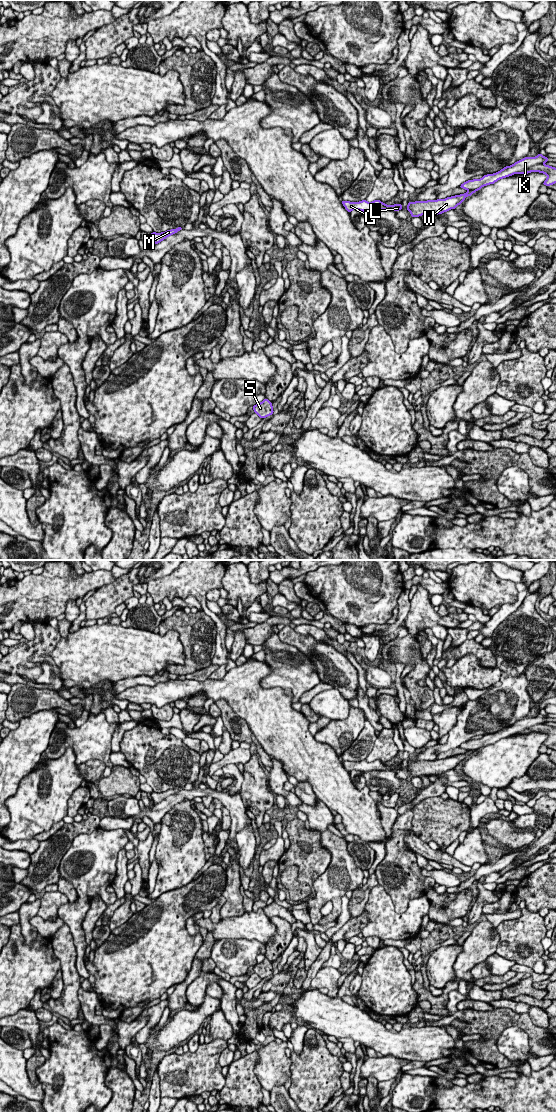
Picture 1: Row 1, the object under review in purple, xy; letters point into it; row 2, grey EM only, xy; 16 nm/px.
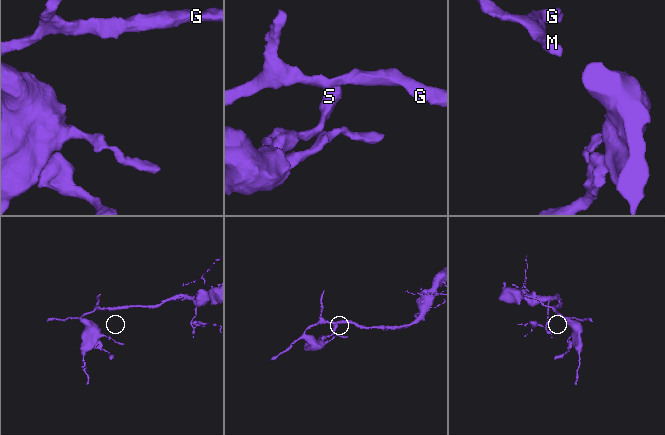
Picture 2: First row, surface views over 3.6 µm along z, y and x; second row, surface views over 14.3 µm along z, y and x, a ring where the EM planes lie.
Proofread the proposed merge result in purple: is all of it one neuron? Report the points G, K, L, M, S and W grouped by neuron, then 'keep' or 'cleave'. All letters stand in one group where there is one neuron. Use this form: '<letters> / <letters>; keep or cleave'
G L M S W / K; cleave

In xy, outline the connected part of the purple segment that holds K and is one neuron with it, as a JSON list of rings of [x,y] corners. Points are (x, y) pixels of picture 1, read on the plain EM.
[[[540,713],[536,717],[532,717],[532,718],[527,716],[515,722],[513,725],[504,727],[503,729],[501,729],[496,733],[484,735],[480,739],[468,740],[463,744],[461,744],[460,748],[466,749],[466,750],[472,750],[476,752],[480,750],[482,747],[490,744],[494,744],[500,739],[512,736],[536,724],[542,724],[545,722],[548,722],[548,717],[545,717]]]

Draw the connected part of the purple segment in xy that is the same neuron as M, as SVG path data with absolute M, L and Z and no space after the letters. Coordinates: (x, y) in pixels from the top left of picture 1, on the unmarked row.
M178 787L176 789L167 790L165 792L161 792L161 793L152 792L149 795L149 797L153 800L154 804L158 804L161 801L163 801L164 799L166 799L167 797L169 797L170 795L173 795L182 789L183 789L183 787Z

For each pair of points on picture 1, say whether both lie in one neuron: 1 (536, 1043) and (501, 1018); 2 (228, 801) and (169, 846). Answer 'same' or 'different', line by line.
1: same
2: different

